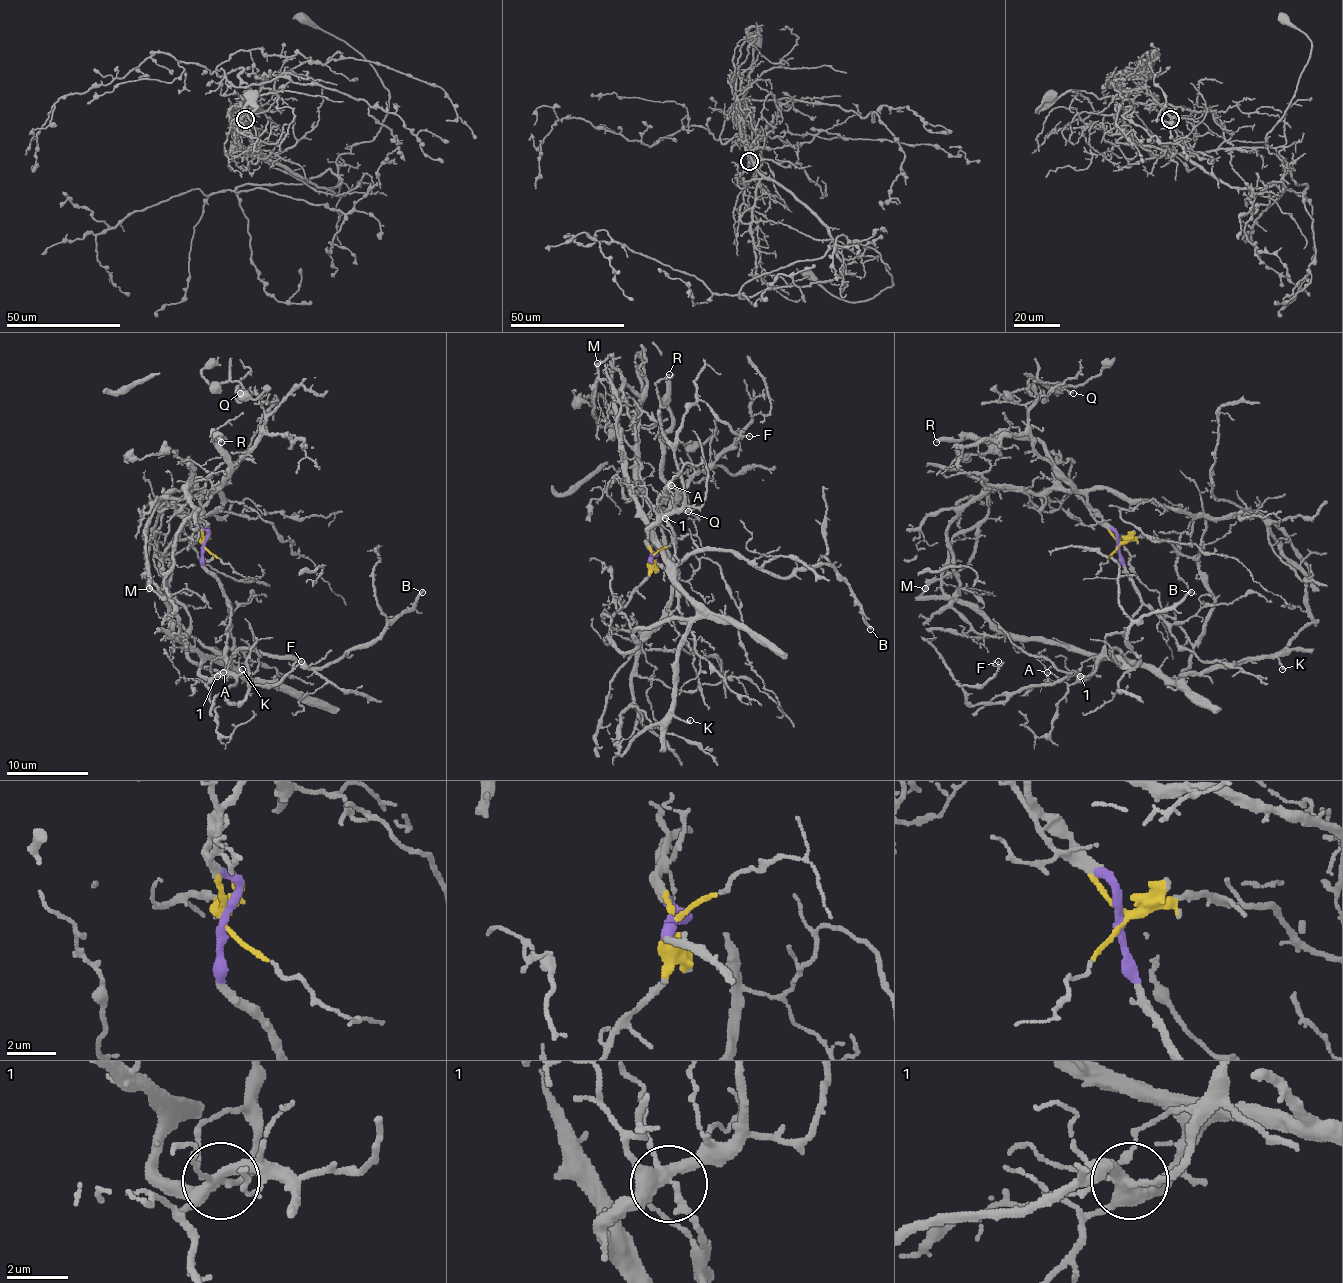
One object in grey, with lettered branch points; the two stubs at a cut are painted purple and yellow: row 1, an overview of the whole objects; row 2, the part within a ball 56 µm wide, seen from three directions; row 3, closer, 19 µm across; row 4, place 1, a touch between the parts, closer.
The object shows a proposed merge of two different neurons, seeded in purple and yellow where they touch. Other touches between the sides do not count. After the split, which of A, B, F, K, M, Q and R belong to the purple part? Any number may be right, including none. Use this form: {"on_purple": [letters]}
{"on_purple": ["Q", "R"]}

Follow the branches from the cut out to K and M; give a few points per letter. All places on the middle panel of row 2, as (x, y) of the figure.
K: (651, 556), (609, 636), (629, 652), (637, 629), (688, 623), (674, 715), (690, 719)
M: (651, 556), (613, 617), (623, 652), (637, 629), (692, 617), (696, 603), (631, 491), (613, 387), (596, 362)

